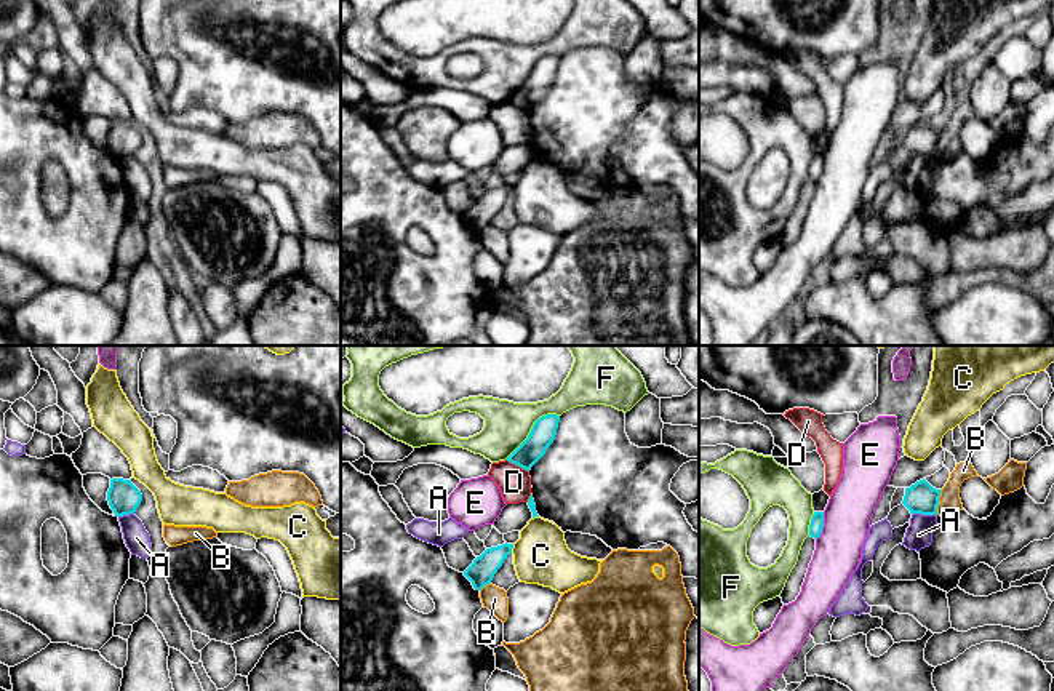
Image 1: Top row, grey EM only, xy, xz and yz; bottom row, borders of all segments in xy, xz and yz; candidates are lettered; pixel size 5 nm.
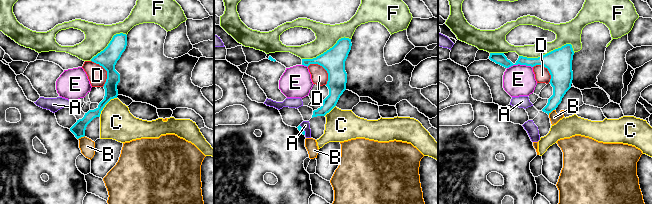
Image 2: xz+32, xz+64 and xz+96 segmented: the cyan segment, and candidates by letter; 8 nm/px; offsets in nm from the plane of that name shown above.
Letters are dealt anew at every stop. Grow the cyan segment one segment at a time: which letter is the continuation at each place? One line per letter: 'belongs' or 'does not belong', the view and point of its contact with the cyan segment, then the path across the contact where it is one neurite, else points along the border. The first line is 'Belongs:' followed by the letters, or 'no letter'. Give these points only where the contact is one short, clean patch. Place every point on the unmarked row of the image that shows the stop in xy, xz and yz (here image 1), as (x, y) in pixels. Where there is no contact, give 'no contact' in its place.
Belongs: no letter
A: does not belong; contact yz (923, 155); border yz (936, 155), (912, 157)
B: does not belong; contact yz (938, 144)
C: does not belong; contact xz (512, 189)
D: does not belong; contact xz (517, 106); border xz (506, 101), (528, 114)
E: does not belong; contact yz (822, 168)
F: does not belong; contact xz (531, 71)

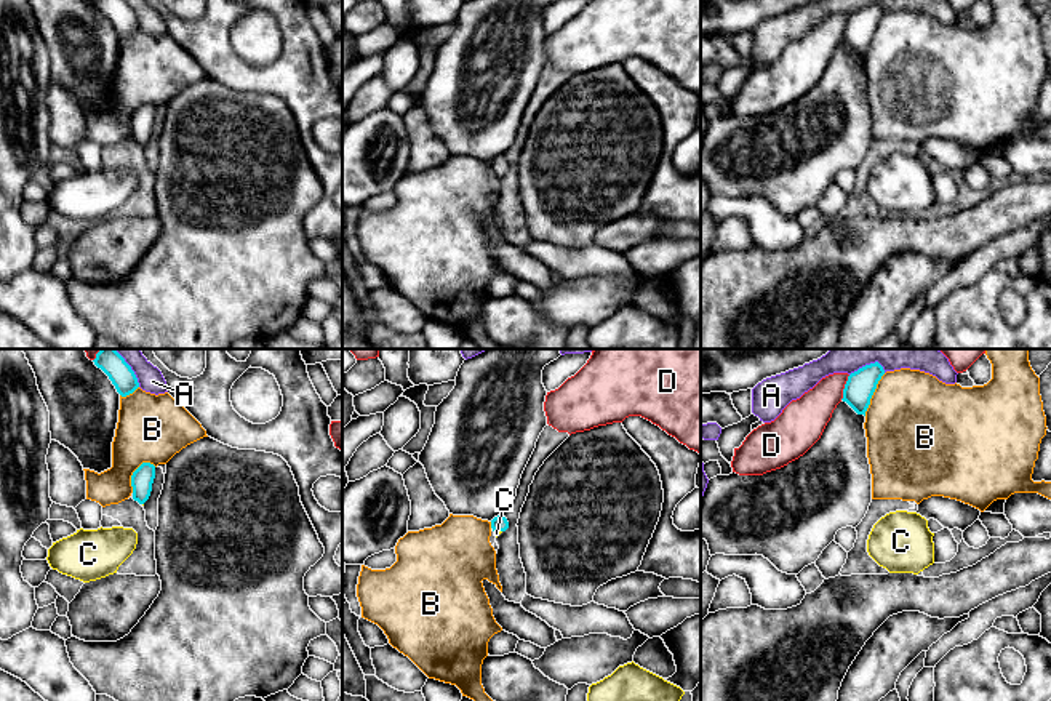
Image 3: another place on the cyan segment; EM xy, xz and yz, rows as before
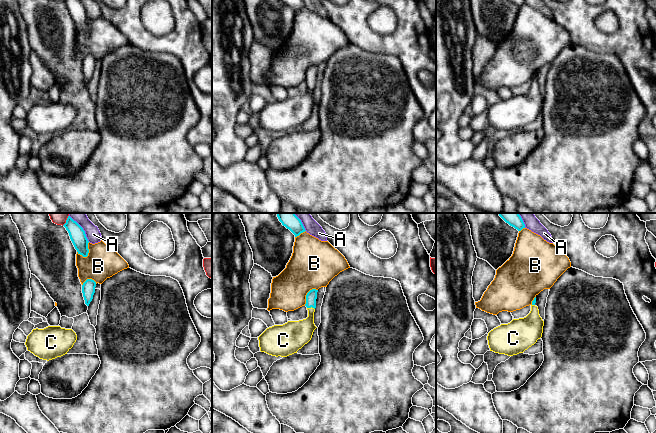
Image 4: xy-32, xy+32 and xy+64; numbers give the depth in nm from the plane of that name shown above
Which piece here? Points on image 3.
Belongs: C
A: does not belong; contact yz (867, 7)
B: does not belong; contact xy (133, 114)
C: belongs; contact xz (498, 172); way xz (498, 165), (498, 172), (496, 175)
D: does not belong; contact yz (845, 29)

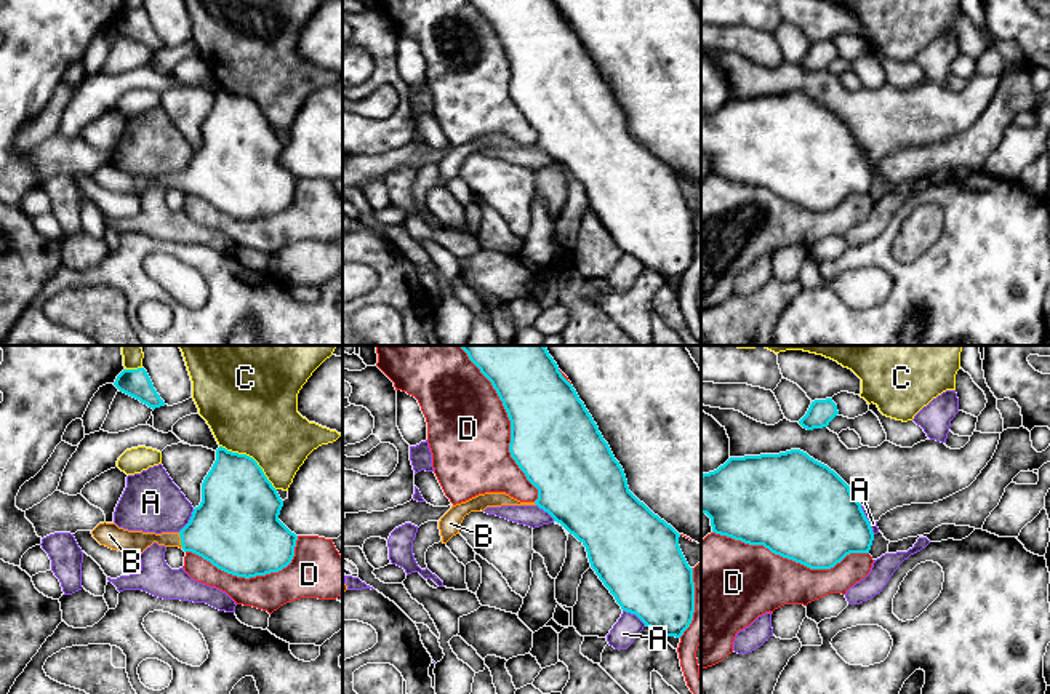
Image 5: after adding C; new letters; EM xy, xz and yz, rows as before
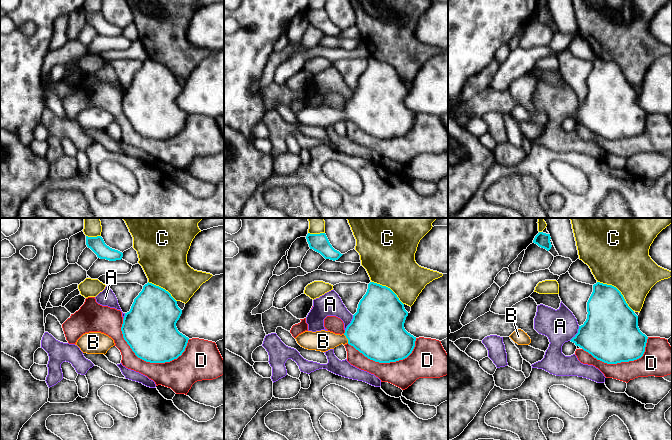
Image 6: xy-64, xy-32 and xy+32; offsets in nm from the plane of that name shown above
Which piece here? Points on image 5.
Belongs: B
A: does not belong; contact xz (634, 255)
B: belongs; contact xy (181, 183); way xy (229, 170), (181, 183), (143, 181), (136, 184)
C: does not belong; contact xy (252, 99)
D: does not belong; contact yz (791, 200)

